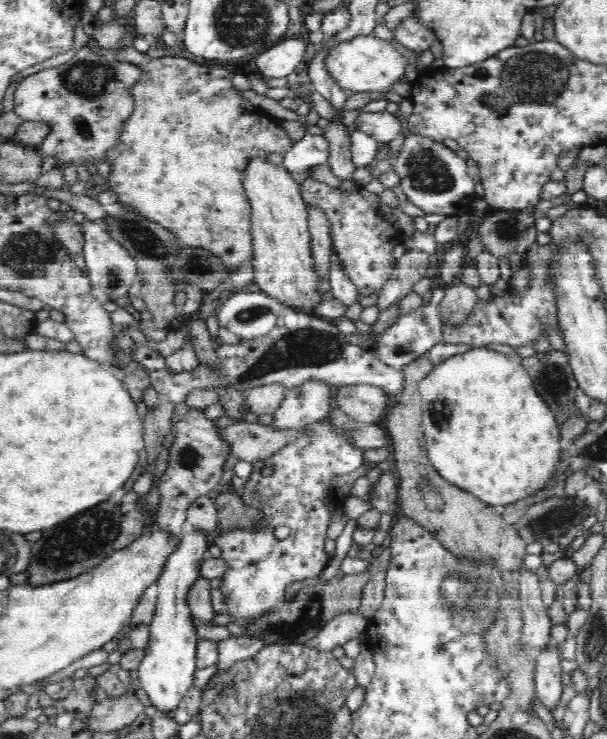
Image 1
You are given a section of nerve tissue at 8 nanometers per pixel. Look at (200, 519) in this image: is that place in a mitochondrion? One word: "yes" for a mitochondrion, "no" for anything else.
no

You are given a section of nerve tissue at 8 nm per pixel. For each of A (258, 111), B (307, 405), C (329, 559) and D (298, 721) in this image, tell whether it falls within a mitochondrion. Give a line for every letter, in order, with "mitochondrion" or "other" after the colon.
A: other
B: other
C: other
D: mitochondrion

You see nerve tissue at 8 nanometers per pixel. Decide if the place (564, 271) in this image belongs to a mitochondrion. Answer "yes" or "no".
no

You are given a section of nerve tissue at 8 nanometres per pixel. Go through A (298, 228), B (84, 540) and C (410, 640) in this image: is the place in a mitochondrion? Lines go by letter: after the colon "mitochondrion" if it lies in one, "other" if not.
A: other
B: mitochondrion
C: other

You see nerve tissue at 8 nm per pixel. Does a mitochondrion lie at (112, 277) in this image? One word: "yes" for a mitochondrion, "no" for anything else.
yes

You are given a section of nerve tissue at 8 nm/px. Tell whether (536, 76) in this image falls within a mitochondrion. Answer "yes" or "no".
yes

